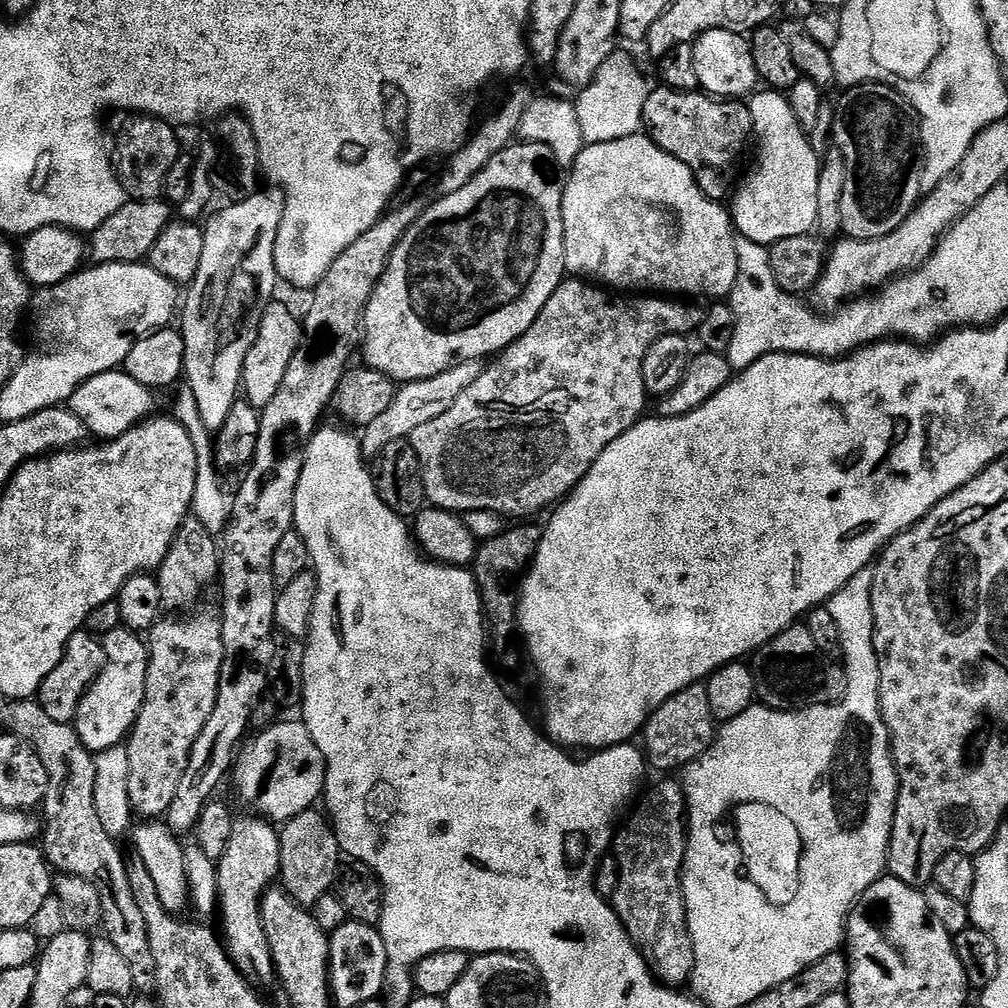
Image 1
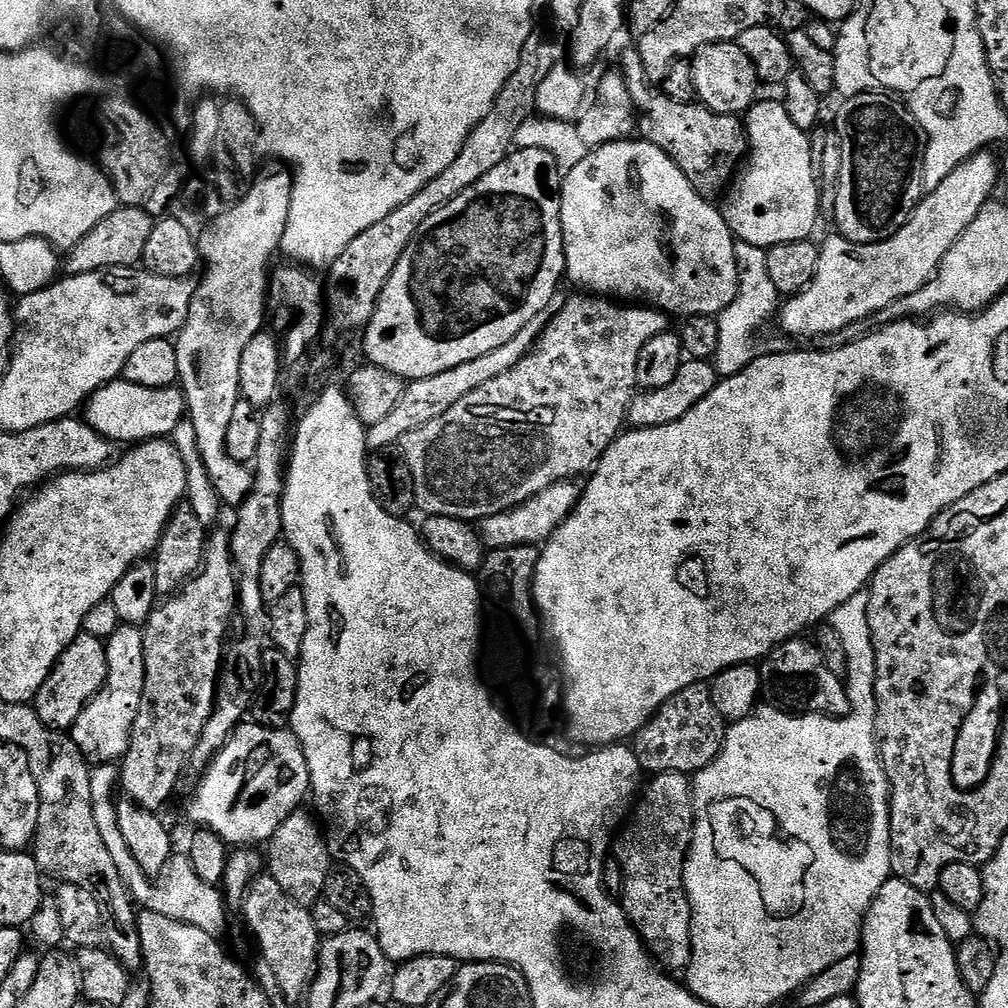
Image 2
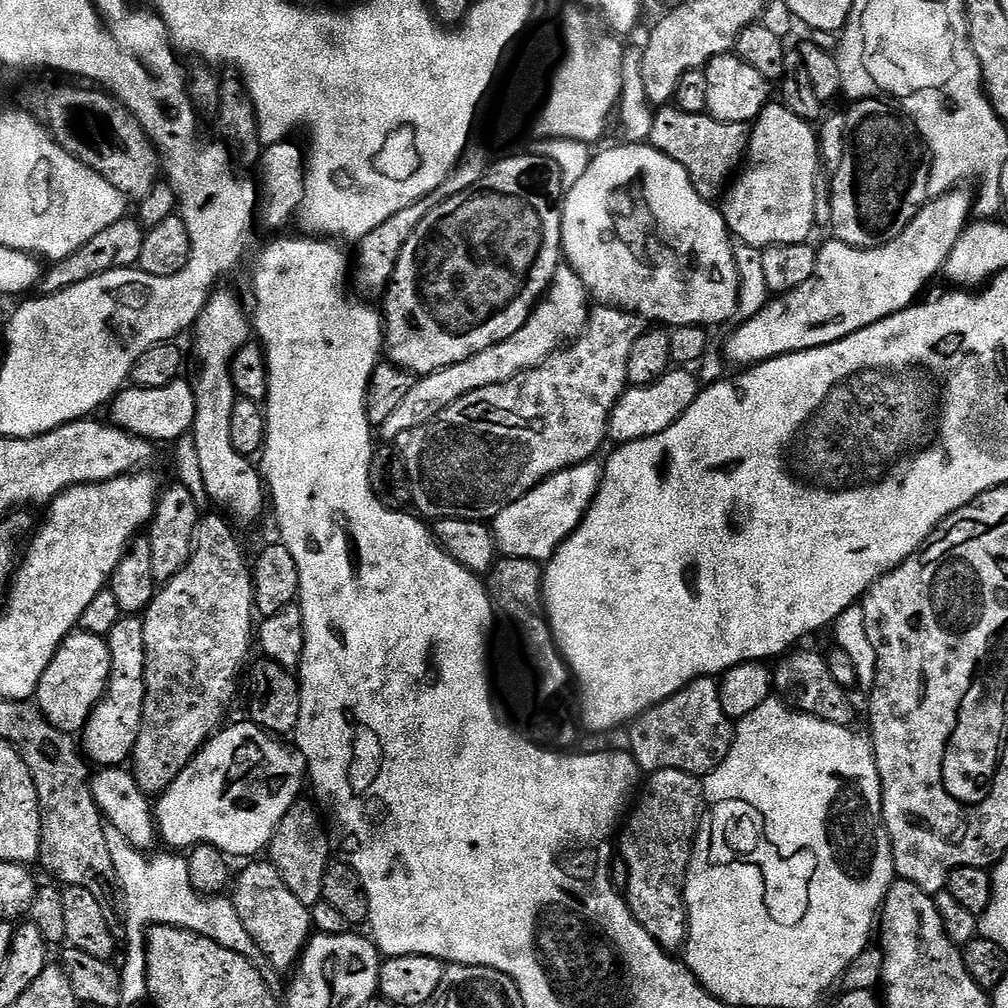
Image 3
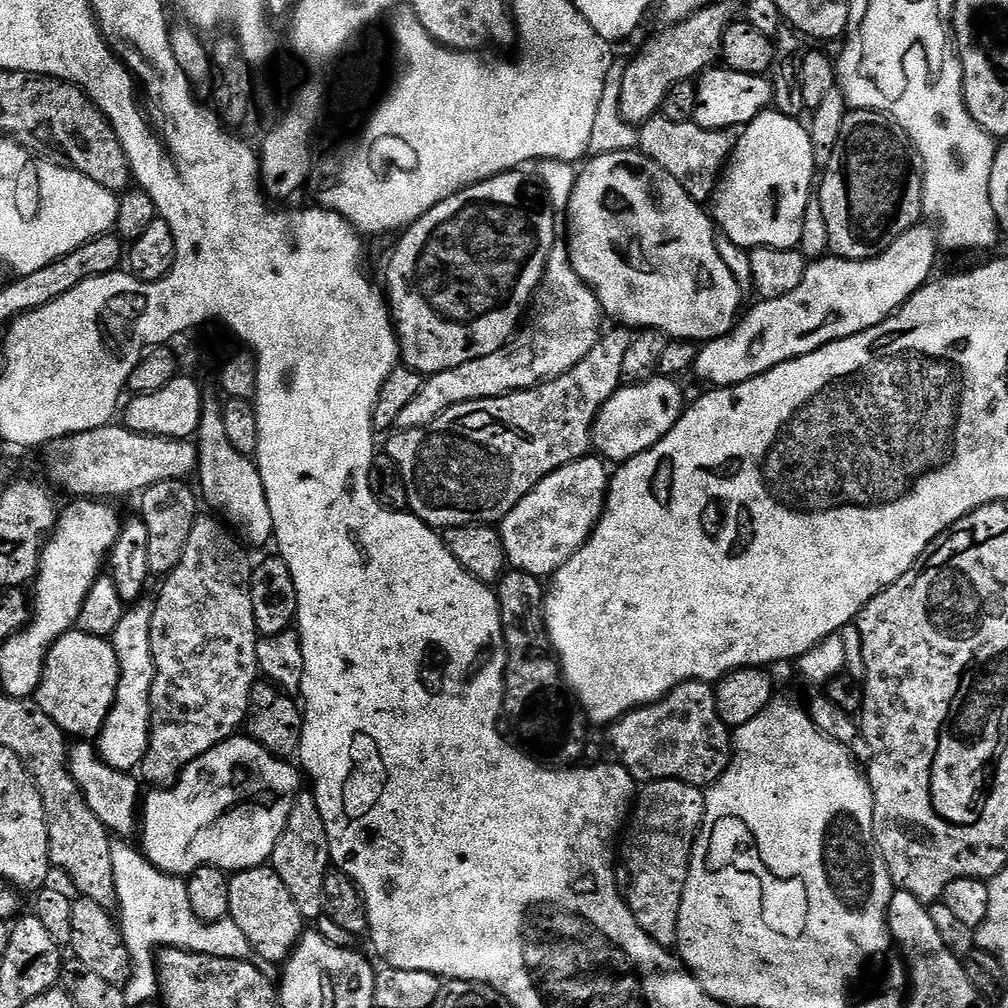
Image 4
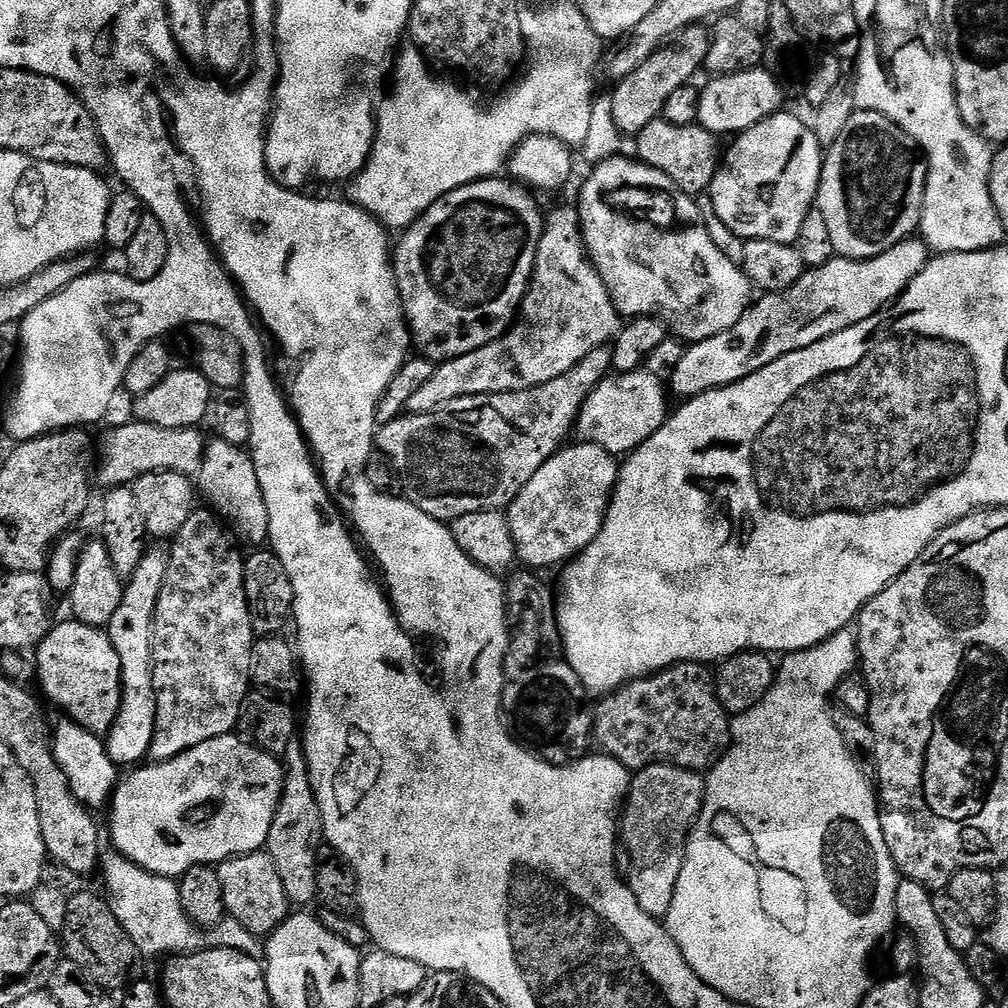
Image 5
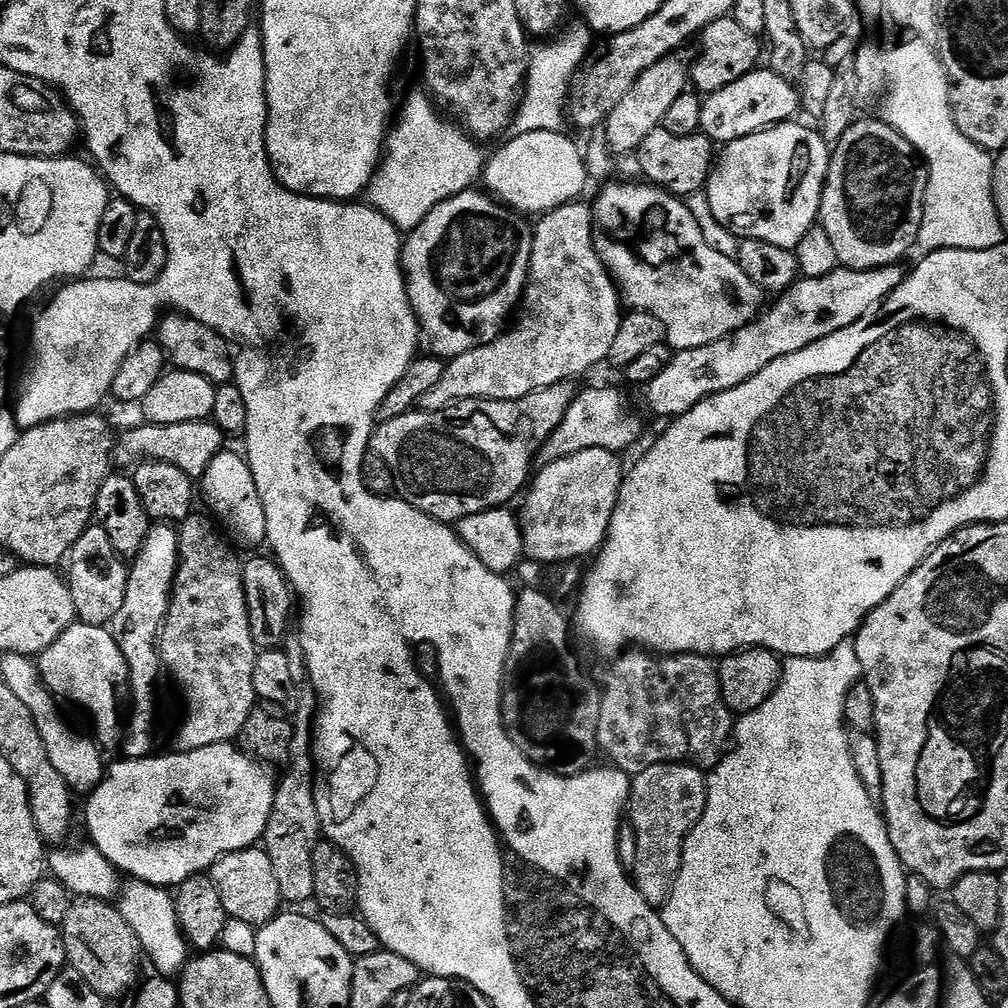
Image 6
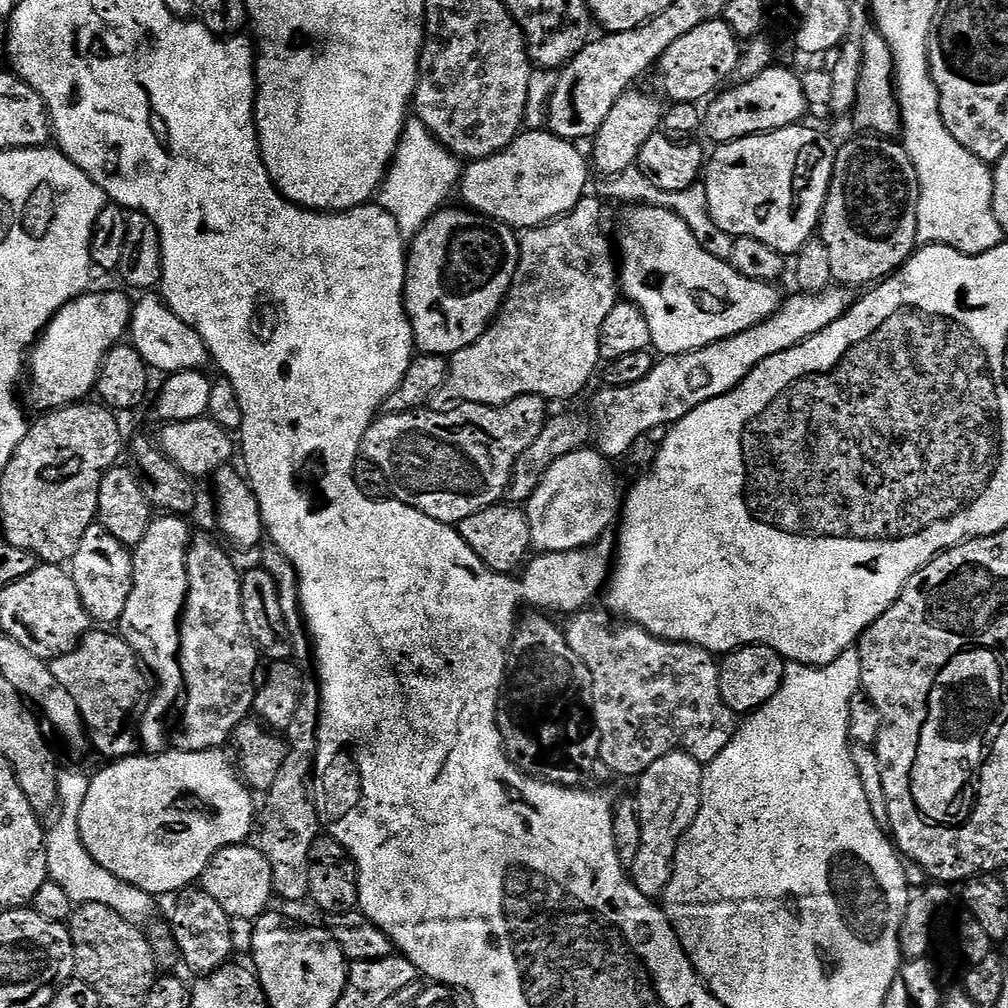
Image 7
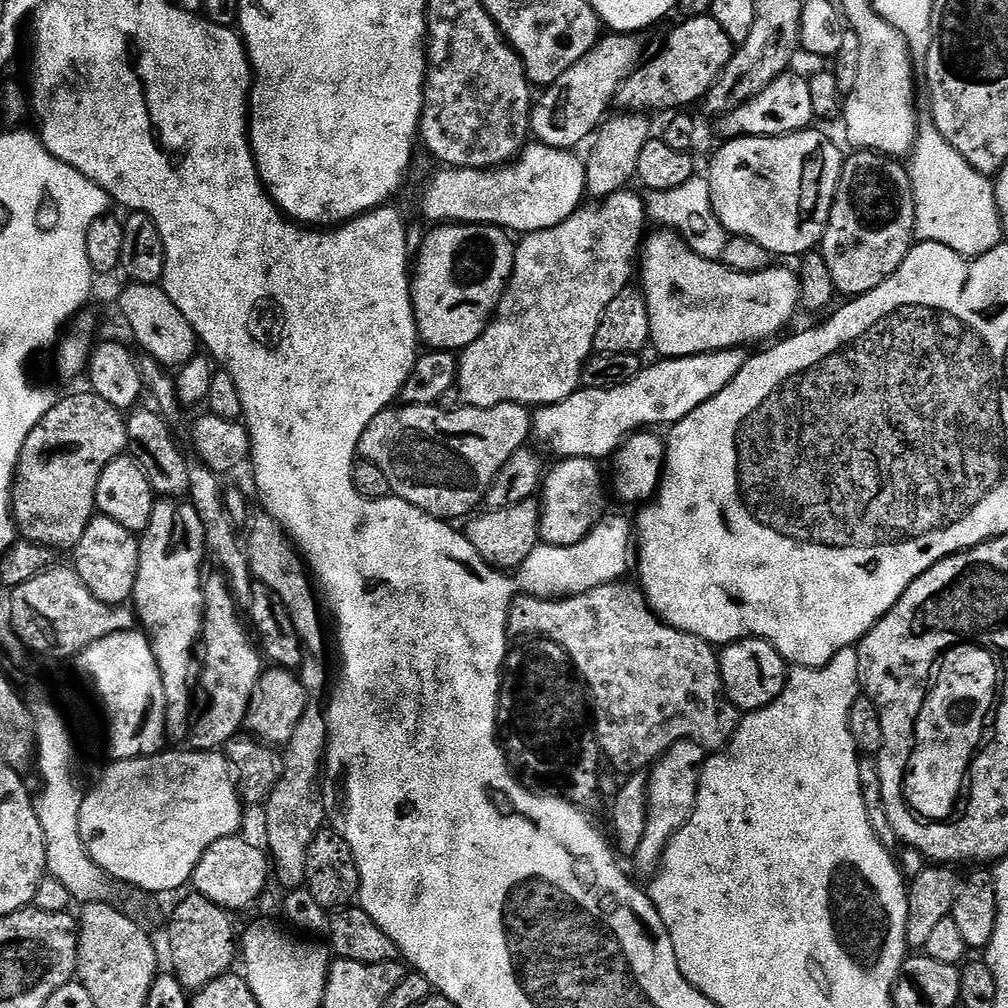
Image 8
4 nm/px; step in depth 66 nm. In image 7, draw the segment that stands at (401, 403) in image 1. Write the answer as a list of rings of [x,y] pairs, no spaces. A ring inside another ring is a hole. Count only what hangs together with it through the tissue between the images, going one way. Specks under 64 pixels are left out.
[[[585,195],[579,200],[564,216],[559,216],[557,220],[550,220],[547,224],[539,224],[536,228],[527,229],[519,237],[520,241],[520,261],[518,270],[512,279],[510,290],[504,299],[504,305],[497,312],[495,320],[489,324],[488,329],[478,338],[478,342],[471,344],[469,348],[458,350],[451,356],[448,362],[448,377],[444,383],[444,388],[440,391],[439,399],[452,400],[448,402],[459,402],[462,404],[509,404],[511,400],[517,400],[519,396],[542,396],[545,401],[568,400],[571,396],[576,396],[592,380],[592,375],[597,375],[600,358],[600,335],[602,334],[602,322],[606,322],[606,314],[614,310],[618,302],[618,260],[614,255],[614,244],[608,241],[608,236],[604,233],[604,208],[595,195]]]

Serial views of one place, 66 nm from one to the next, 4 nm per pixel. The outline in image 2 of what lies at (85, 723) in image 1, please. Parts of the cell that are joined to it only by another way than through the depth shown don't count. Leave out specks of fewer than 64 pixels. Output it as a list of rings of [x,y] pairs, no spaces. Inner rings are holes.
[[[121,624],[114,630],[114,634],[108,637],[104,649],[106,650],[106,662],[108,663],[106,682],[100,687],[100,692],[96,697],[82,710],[82,714],[78,714],[76,724],[70,730],[72,741],[76,743],[84,759],[96,766],[123,761],[126,750],[130,746],[130,734],[134,726],[134,718],[138,718],[138,710],[142,706],[142,690],[146,682],[144,634],[139,627]]]

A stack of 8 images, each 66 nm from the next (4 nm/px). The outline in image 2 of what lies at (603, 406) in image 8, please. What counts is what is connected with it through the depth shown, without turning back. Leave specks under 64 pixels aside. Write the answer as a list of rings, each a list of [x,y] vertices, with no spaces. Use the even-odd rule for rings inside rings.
[[[995,151],[976,152],[958,165],[933,192],[927,193],[912,212],[912,217],[901,226],[890,238],[873,244],[856,244],[845,236],[833,234],[819,245],[818,266],[812,281],[794,296],[787,297],[779,305],[778,321],[780,328],[788,336],[828,336],[848,328],[859,320],[868,320],[875,312],[891,309],[897,300],[905,300],[910,294],[922,290],[929,280],[936,275],[942,258],[958,242],[958,238],[978,218],[984,205],[993,199],[992,191],[1000,180],[1000,168],[996,165]]]

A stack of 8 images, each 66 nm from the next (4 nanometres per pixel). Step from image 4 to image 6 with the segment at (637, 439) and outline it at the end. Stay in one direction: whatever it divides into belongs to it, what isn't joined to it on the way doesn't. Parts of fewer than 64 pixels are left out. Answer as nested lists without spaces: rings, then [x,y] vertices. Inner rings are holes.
[[[588,388],[577,391],[575,398],[570,402],[562,422],[550,434],[548,441],[541,446],[538,453],[538,460],[541,465],[558,462],[559,459],[569,458],[570,455],[576,454],[582,450],[591,450],[595,447],[602,447],[612,453],[623,453],[623,448],[628,448],[640,436],[644,424],[640,421],[640,416],[636,412],[631,412],[632,408],[628,405],[628,400],[616,388]]]

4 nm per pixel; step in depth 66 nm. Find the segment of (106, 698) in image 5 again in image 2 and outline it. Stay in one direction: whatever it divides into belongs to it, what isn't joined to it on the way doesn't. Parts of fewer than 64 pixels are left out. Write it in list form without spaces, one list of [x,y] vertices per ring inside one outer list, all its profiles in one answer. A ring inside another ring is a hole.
[[[76,636],[68,643],[68,648],[62,653],[52,673],[42,682],[34,701],[38,718],[46,722],[46,726],[61,730],[71,730],[76,724],[78,714],[100,692],[100,687],[106,682],[108,663],[106,662],[105,641],[85,636]]]

